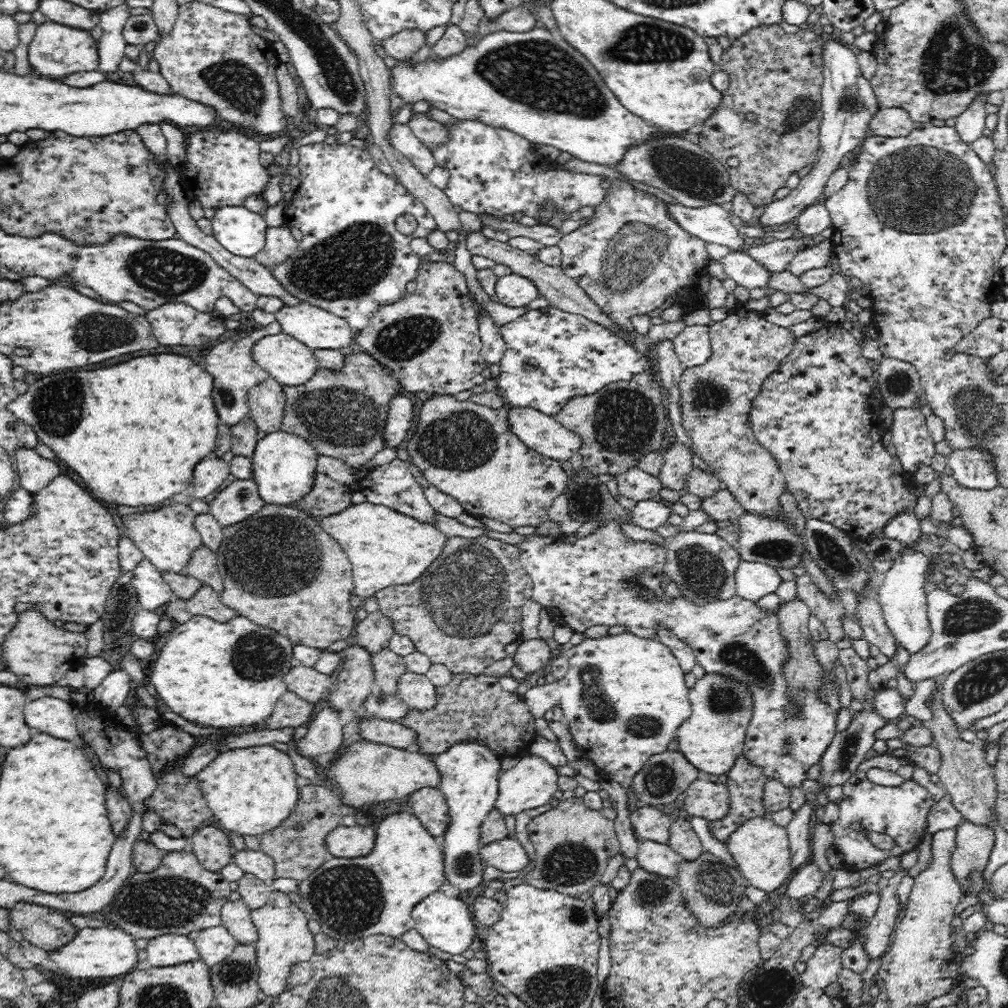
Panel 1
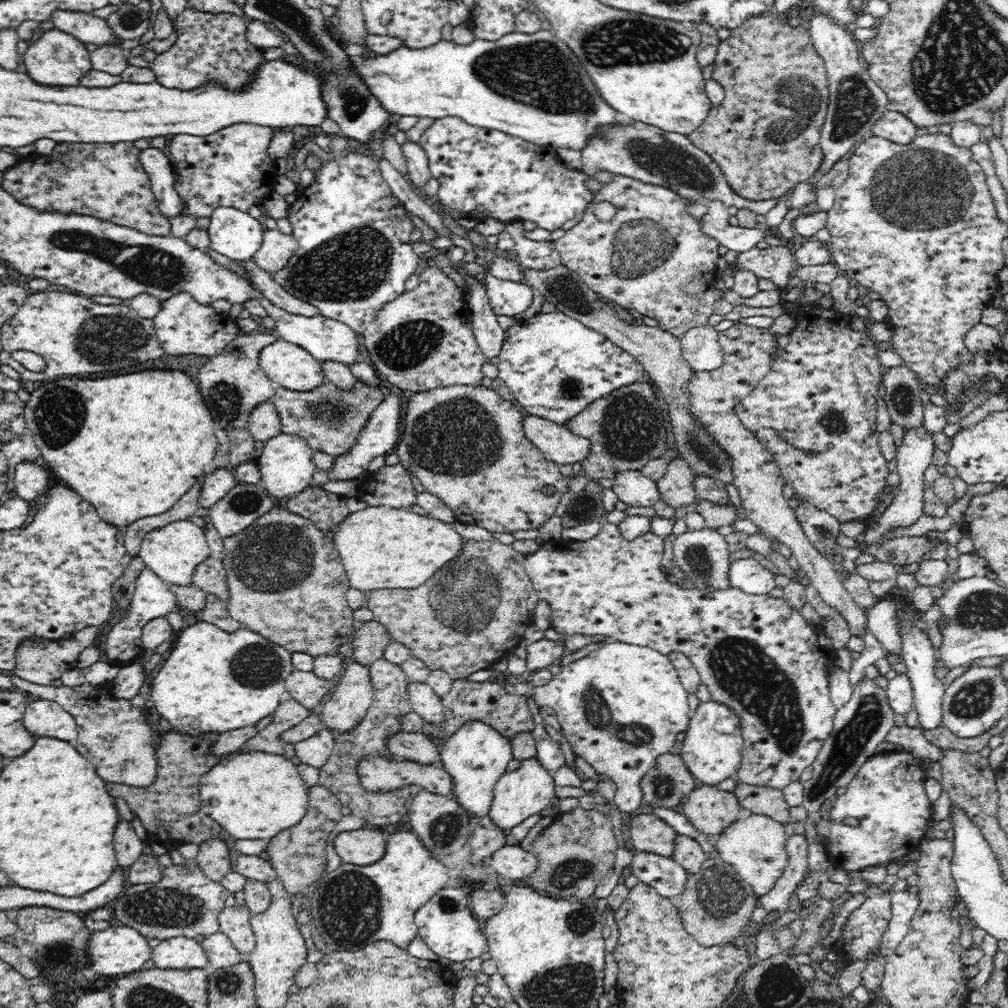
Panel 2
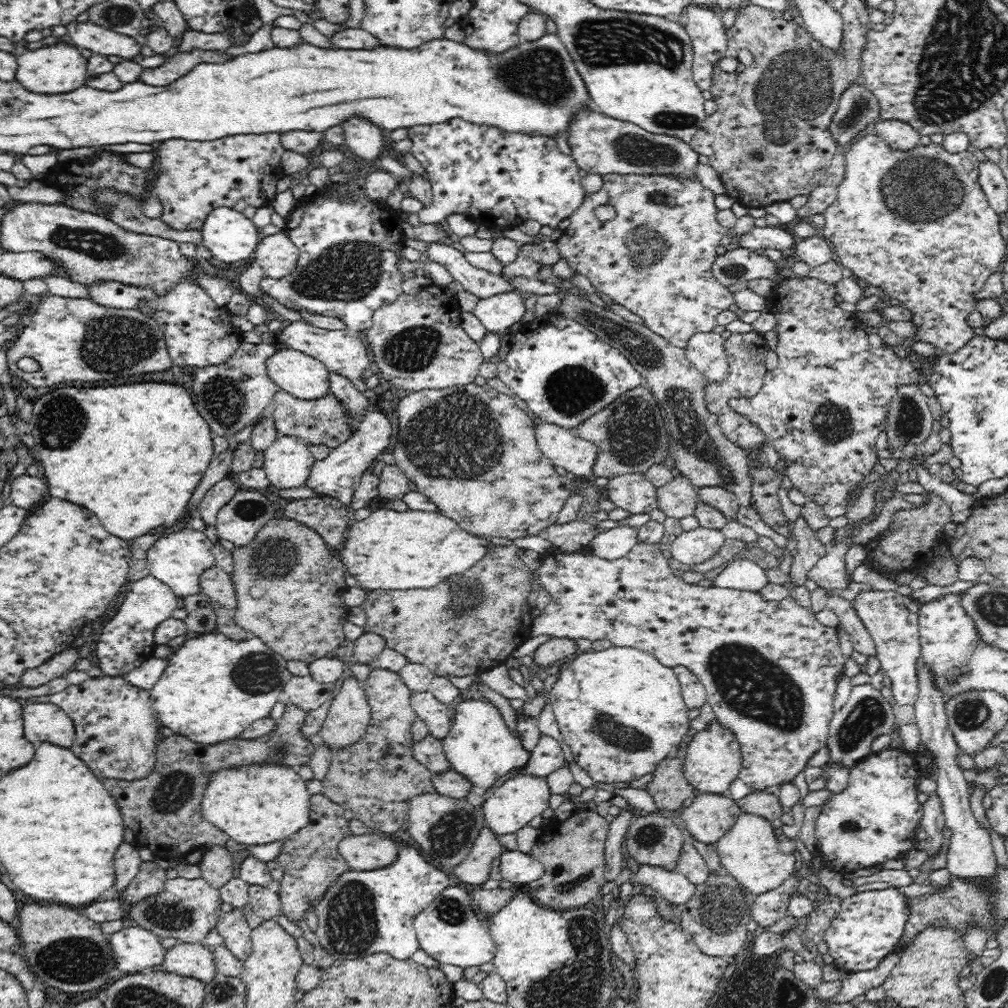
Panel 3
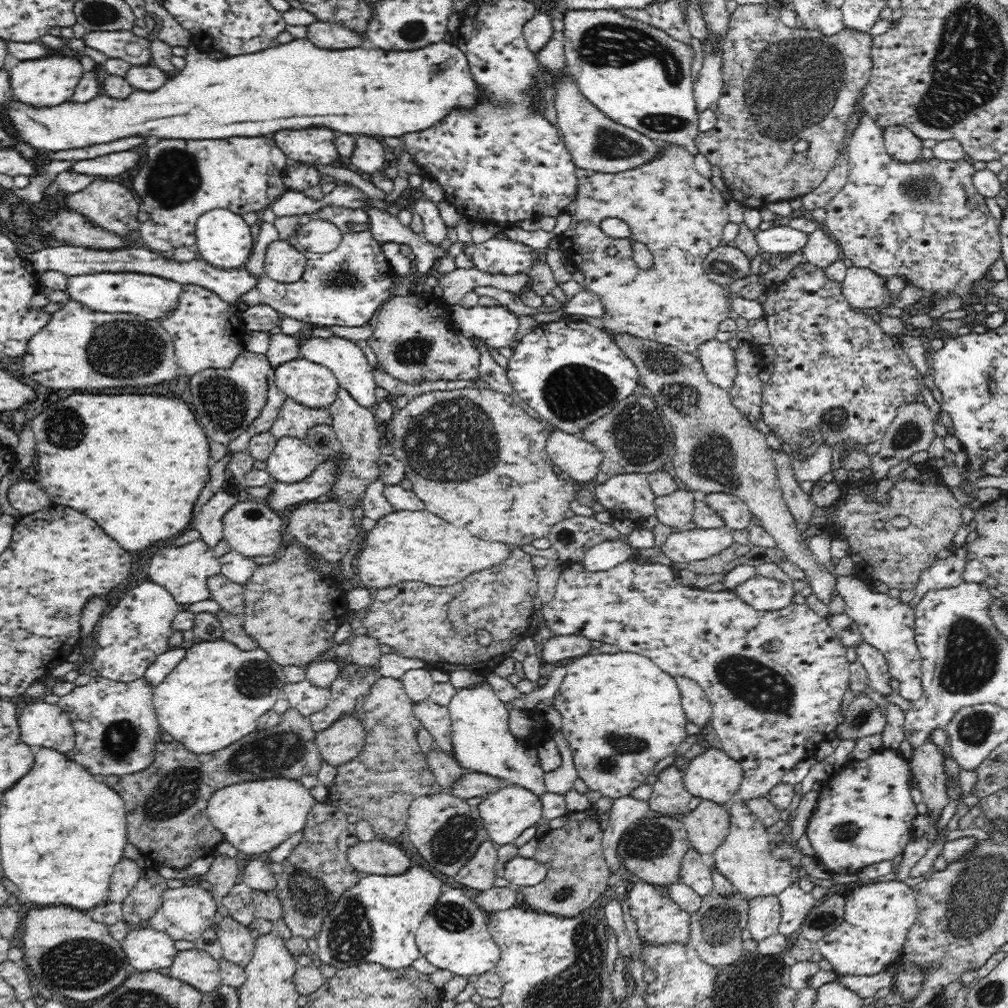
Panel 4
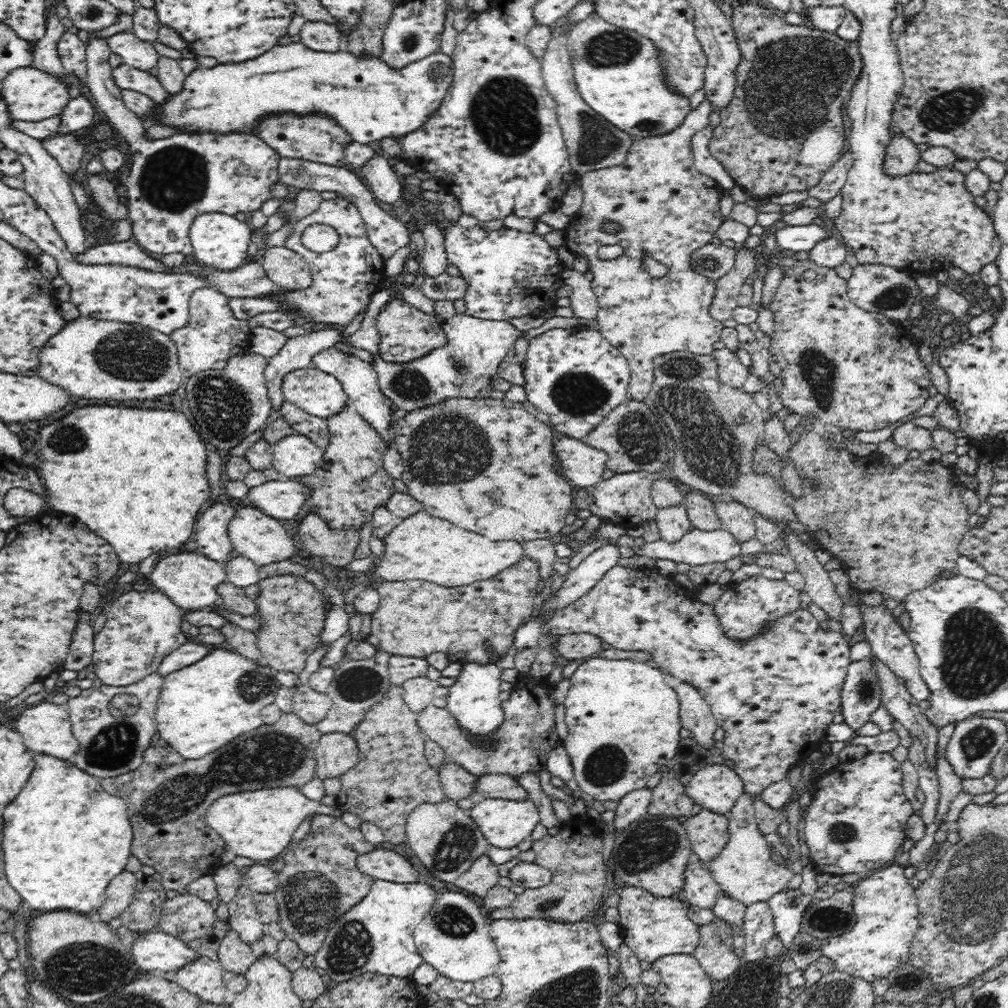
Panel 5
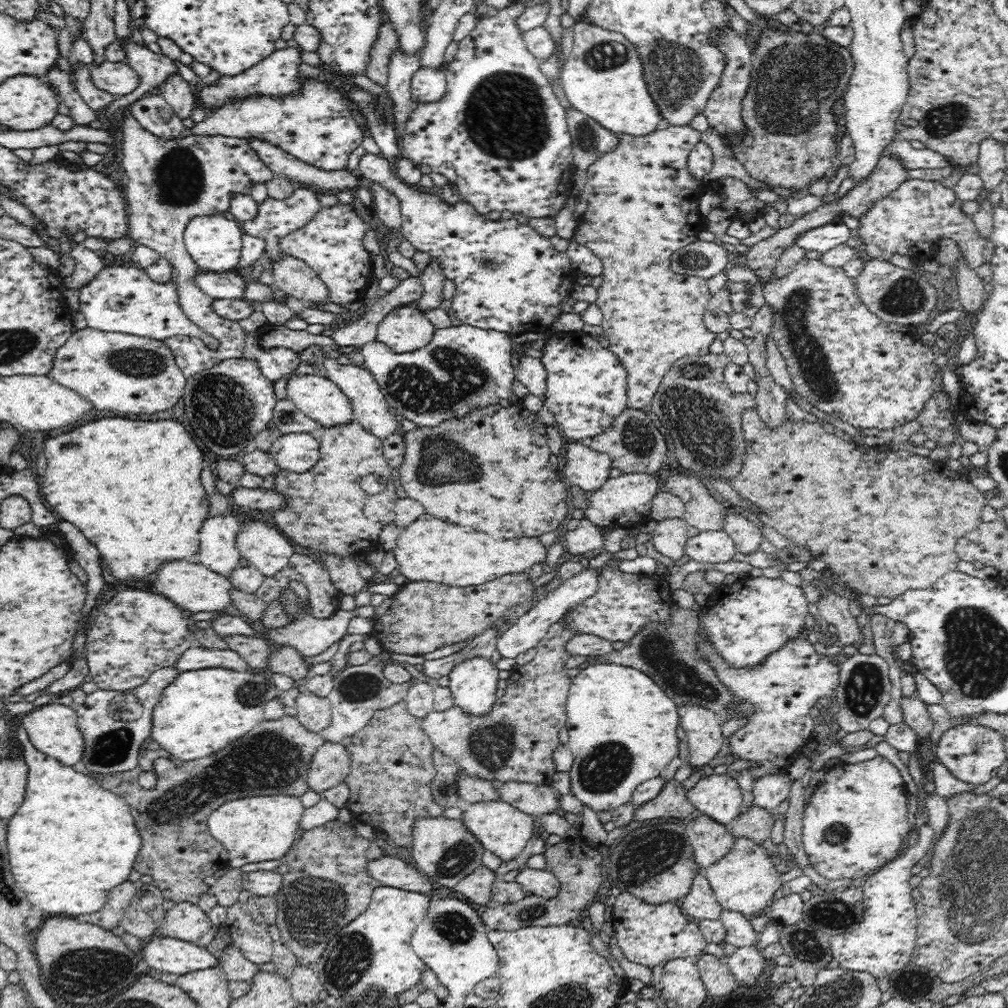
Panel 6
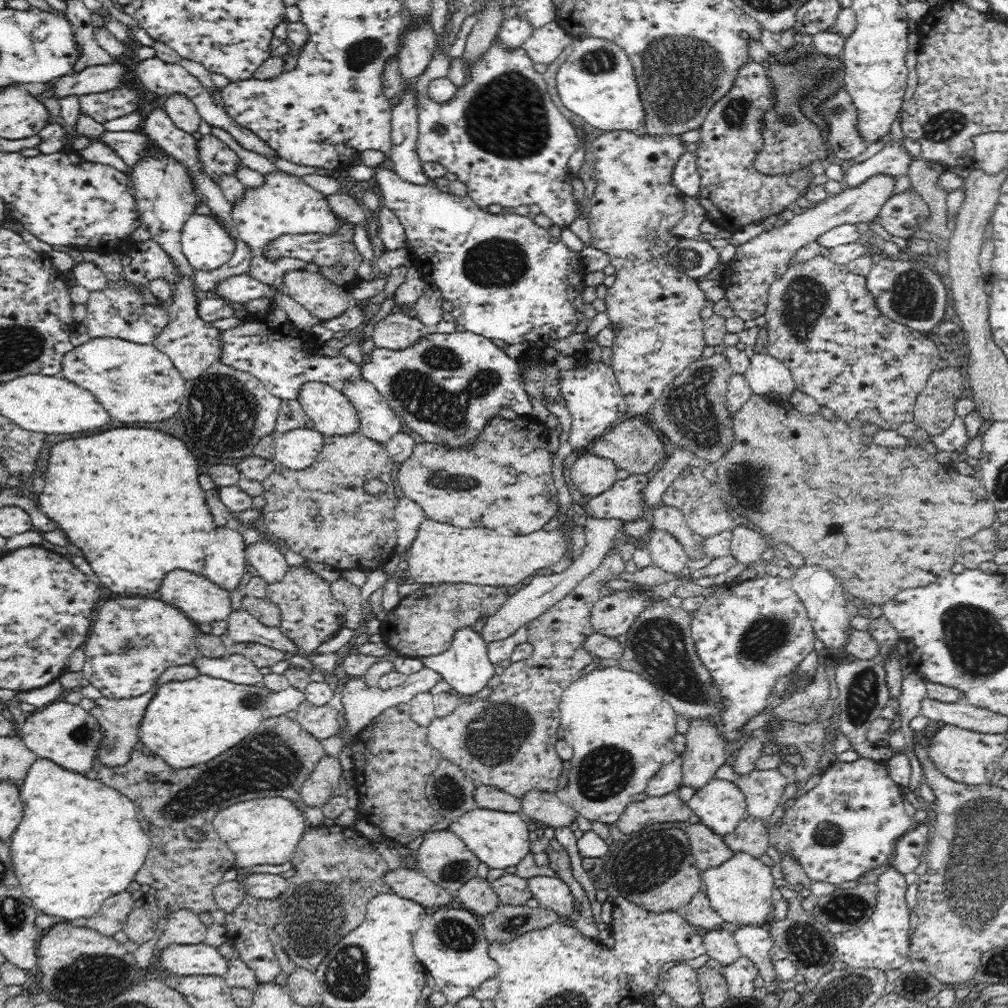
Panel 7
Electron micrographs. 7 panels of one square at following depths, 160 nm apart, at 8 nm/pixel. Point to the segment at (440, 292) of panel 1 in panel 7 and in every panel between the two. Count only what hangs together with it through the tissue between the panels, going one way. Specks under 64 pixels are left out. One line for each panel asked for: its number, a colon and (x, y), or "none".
2: (424, 339)
3: (417, 342)
4: (413, 340)
5: (406, 333)
6: (405, 329)
7: (398, 330)

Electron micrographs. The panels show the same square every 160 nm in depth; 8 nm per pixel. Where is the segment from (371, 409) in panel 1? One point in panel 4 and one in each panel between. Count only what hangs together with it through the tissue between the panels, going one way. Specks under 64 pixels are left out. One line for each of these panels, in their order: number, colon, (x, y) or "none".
2: (329, 419)
3: (325, 421)
4: (294, 420)

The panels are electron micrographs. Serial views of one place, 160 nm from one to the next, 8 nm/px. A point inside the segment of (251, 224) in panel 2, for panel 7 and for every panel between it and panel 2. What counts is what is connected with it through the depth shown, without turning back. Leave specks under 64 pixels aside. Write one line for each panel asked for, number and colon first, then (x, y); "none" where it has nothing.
3: (230, 236)
4: (223, 239)
5: (220, 241)
6: (214, 242)
7: (206, 244)

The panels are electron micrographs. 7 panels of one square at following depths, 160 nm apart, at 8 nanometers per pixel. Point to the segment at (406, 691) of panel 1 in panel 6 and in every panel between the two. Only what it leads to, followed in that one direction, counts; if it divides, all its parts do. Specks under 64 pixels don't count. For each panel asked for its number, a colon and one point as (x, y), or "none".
2: (424, 701)
3: (438, 716)
4: (436, 718)
5: (520, 745)
6: (515, 741)

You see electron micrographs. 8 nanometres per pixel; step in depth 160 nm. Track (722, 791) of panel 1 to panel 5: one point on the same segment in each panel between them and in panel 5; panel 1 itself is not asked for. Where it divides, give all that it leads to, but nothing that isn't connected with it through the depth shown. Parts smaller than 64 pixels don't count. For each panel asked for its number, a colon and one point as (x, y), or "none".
2: (710, 810)
3: (710, 816)
4: (707, 826)
5: (708, 833)

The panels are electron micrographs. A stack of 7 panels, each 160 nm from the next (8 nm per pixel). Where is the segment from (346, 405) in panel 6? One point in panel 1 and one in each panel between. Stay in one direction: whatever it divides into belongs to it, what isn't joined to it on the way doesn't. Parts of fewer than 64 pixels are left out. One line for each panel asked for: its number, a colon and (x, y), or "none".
1: (286, 360)
2: (288, 365)
3: (304, 377)
4: (312, 385)
5: (321, 395)

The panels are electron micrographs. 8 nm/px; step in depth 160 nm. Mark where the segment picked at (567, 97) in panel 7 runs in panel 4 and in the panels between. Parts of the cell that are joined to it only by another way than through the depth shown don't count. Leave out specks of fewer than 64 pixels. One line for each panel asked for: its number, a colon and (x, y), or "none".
4: (637, 75)
5: (617, 72)
6: (603, 78)

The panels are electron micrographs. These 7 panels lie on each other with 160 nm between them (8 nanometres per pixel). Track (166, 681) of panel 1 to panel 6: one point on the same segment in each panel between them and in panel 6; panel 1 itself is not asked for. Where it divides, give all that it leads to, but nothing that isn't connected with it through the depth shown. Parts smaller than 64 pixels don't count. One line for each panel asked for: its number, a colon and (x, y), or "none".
2: (213, 681)
3: (213, 688)
4: (216, 694)
5: (203, 706)
6: (203, 710)

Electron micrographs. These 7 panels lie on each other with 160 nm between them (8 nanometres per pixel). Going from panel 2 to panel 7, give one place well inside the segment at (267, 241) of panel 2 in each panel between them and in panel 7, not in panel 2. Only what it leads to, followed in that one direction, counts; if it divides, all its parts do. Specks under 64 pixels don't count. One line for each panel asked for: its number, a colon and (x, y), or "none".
3: (277, 255)
4: (285, 264)
5: (286, 268)
6: (292, 275)
7: (324, 299)

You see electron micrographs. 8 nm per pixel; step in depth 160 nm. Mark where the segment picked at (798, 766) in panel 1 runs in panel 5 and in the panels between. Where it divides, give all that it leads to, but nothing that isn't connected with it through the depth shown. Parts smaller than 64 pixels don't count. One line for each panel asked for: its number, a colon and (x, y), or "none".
2: (756, 654)
3: (770, 669)
4: (775, 679)
5: (775, 695)

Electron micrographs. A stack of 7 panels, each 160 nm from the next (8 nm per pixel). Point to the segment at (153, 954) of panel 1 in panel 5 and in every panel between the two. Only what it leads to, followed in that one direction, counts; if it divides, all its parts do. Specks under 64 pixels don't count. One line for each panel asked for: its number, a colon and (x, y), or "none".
2: (177, 953)
3: (195, 960)
4: (194, 967)
5: (204, 978)

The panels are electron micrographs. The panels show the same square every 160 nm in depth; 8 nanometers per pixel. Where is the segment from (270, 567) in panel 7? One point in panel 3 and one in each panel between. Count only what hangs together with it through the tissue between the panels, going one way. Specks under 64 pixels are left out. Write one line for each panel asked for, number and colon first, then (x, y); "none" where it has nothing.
3: (239, 521)
4: (252, 529)
5: (262, 539)
6: (265, 547)

